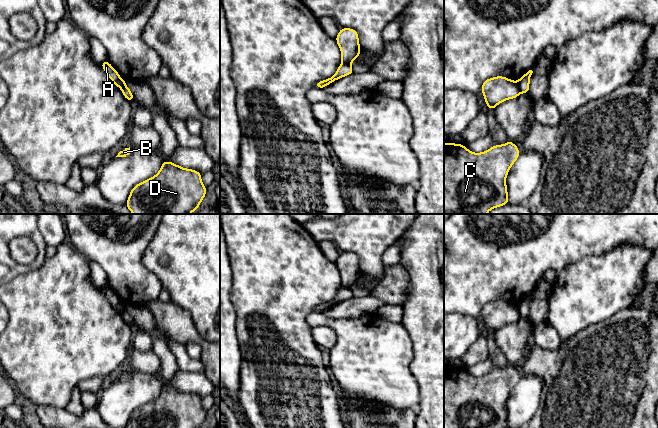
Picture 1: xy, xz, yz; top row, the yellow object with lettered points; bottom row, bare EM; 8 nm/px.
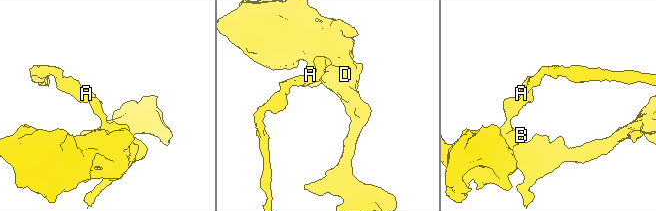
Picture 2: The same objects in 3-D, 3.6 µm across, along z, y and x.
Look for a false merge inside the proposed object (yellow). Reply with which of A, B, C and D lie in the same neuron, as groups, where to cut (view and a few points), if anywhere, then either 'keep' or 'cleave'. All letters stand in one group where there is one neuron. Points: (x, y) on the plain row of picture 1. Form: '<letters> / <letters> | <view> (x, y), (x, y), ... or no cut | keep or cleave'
A / B C D | yz (516, 306), (520, 315) | cleave

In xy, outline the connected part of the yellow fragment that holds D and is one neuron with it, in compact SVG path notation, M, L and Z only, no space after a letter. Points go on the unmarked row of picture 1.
M164 385L155 400L132 412L126 428L200 428L207 415L201 401L202 398L194 393Z

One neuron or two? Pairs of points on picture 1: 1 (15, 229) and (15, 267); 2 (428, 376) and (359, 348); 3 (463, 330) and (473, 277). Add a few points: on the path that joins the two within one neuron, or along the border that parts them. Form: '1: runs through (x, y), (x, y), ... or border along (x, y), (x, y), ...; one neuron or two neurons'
1: runs through (31, 233), (41, 245), (41, 257), (31, 267); one neuron
2: border along (412, 345), (413, 359), (410, 371), (420, 389); two neurons
3: border along (454, 312), (468, 314), (475, 319); two neurons

